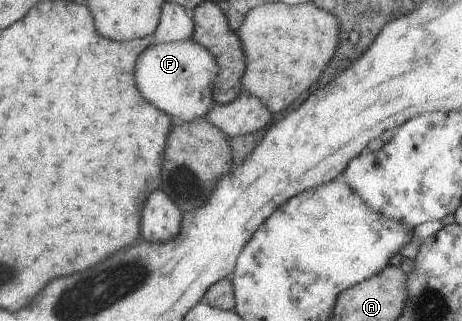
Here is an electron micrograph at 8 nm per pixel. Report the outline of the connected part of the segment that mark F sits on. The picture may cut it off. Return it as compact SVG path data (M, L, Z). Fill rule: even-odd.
M191 38L164 44L151 43L137 56L134 65L134 82L141 97L181 122L205 117L214 103L211 89L217 75L215 57Z

